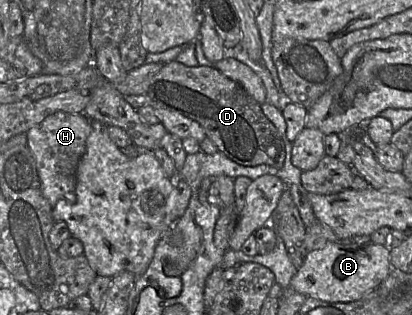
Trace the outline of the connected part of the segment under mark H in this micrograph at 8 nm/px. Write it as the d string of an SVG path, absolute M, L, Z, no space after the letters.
M58 111L26 133L27 146L35 160L42 194L52 207L61 199L75 203L77 166L86 150L86 140L91 130L92 123L86 115Z

